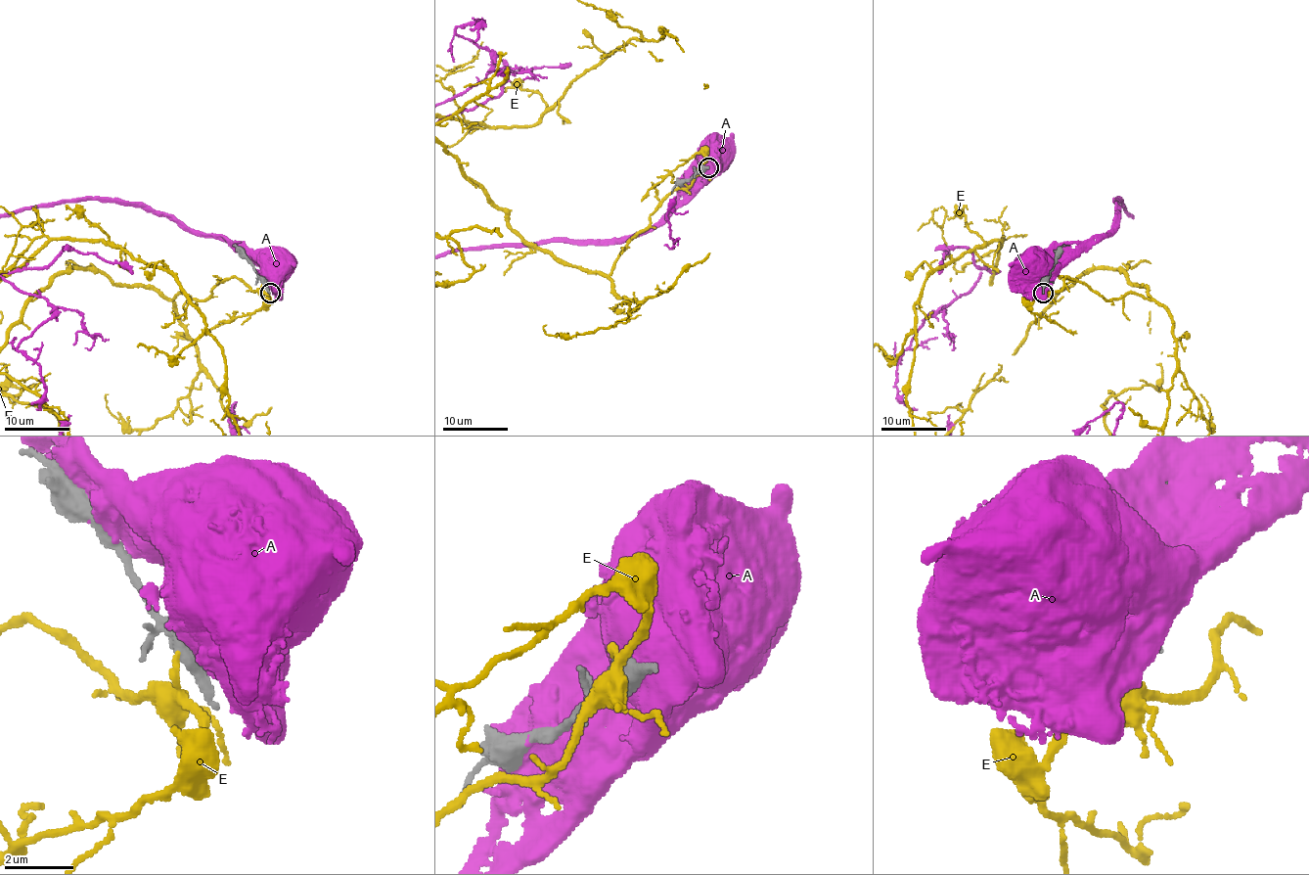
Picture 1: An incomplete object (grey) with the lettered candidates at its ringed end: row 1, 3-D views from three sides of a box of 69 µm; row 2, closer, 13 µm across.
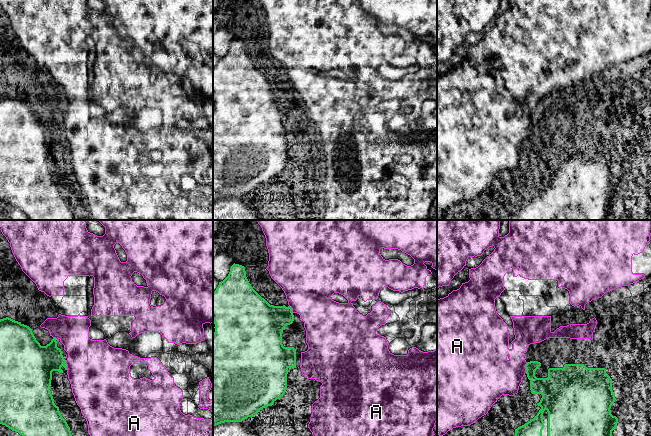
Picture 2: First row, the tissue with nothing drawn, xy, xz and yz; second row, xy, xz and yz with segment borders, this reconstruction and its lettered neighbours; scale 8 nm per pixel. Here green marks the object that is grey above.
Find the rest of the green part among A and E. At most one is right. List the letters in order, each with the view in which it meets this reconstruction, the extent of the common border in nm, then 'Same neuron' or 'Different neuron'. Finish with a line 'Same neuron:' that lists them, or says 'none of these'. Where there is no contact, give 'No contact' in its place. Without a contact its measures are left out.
A: Touches green in yz. Shared border 90 nm. Different neuron
E: No contact. Different neuron
Same neuron: none of these

